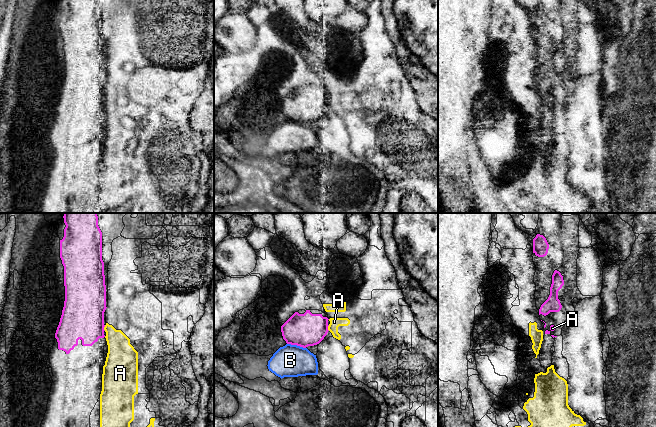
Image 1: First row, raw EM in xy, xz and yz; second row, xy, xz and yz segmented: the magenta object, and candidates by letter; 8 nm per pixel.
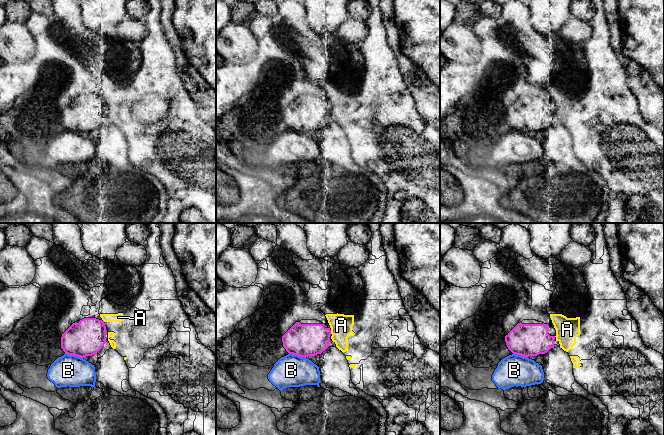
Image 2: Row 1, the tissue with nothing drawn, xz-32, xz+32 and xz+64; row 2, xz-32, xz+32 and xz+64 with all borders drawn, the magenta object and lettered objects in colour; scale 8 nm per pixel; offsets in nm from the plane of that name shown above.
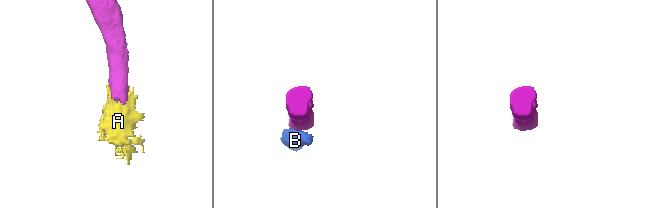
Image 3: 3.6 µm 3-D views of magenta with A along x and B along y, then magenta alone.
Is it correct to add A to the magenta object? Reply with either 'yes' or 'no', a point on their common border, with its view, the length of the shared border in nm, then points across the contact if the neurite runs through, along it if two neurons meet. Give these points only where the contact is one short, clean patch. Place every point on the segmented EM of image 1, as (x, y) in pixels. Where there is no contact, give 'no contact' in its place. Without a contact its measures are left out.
no | xy (103, 328) | 50 nm

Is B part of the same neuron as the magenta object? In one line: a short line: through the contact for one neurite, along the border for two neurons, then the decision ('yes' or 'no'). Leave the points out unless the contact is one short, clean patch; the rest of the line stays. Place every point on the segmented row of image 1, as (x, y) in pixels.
line xz (287, 343), (305, 348); no

